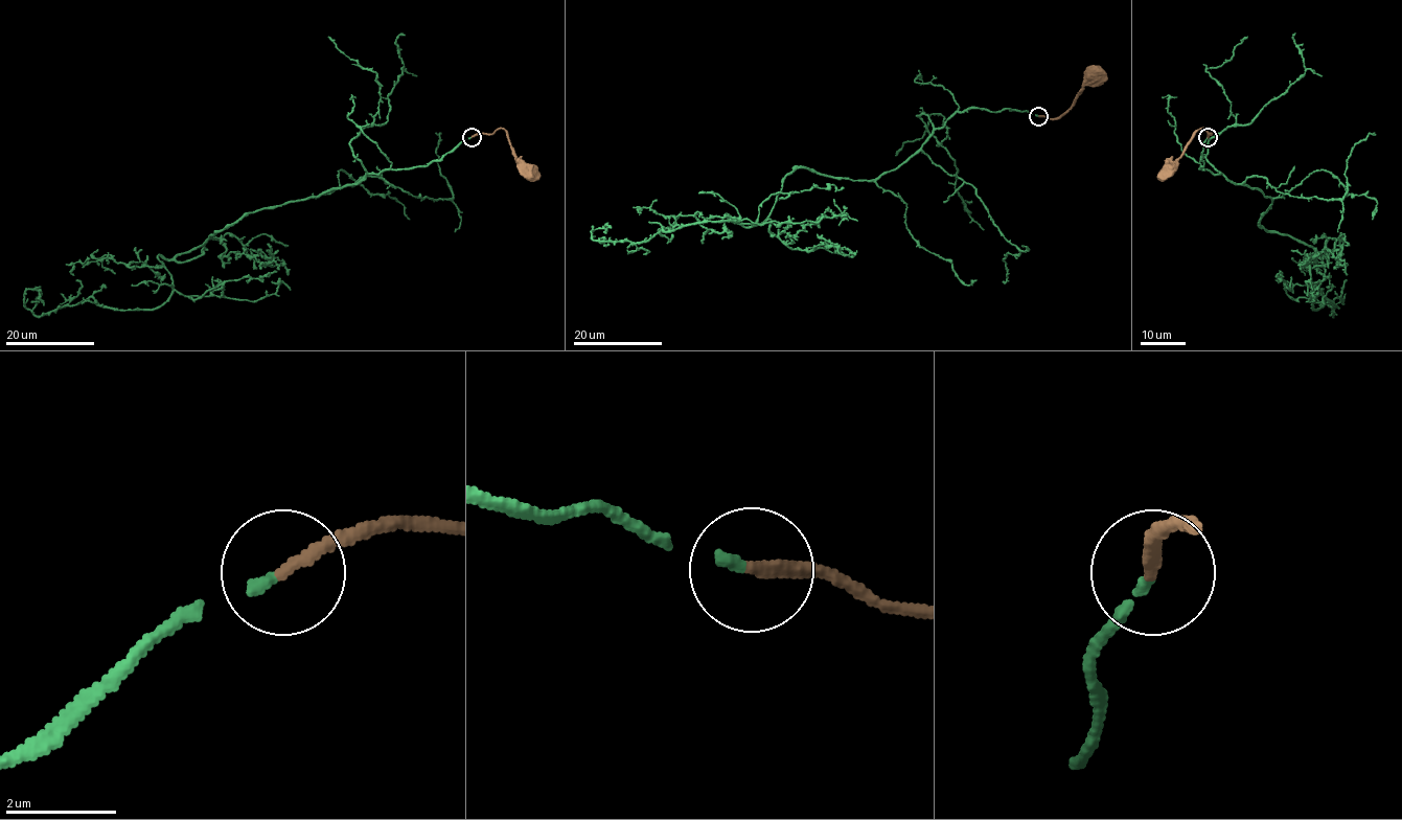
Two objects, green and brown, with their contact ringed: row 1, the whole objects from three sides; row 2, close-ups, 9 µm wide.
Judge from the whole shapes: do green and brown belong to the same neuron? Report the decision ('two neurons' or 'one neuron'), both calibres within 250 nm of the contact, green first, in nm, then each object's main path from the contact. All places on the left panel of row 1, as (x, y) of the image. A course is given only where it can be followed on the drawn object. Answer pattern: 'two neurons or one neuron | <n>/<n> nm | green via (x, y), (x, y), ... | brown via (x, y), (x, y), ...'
one neuron | 170/240 nm | green via (470, 137), (159, 255), (173, 289), (155, 309), (89, 297), (36, 316), (25, 292), (44, 304) | brown via (470, 137), (503, 129), (508, 133), (512, 154), (534, 181)

